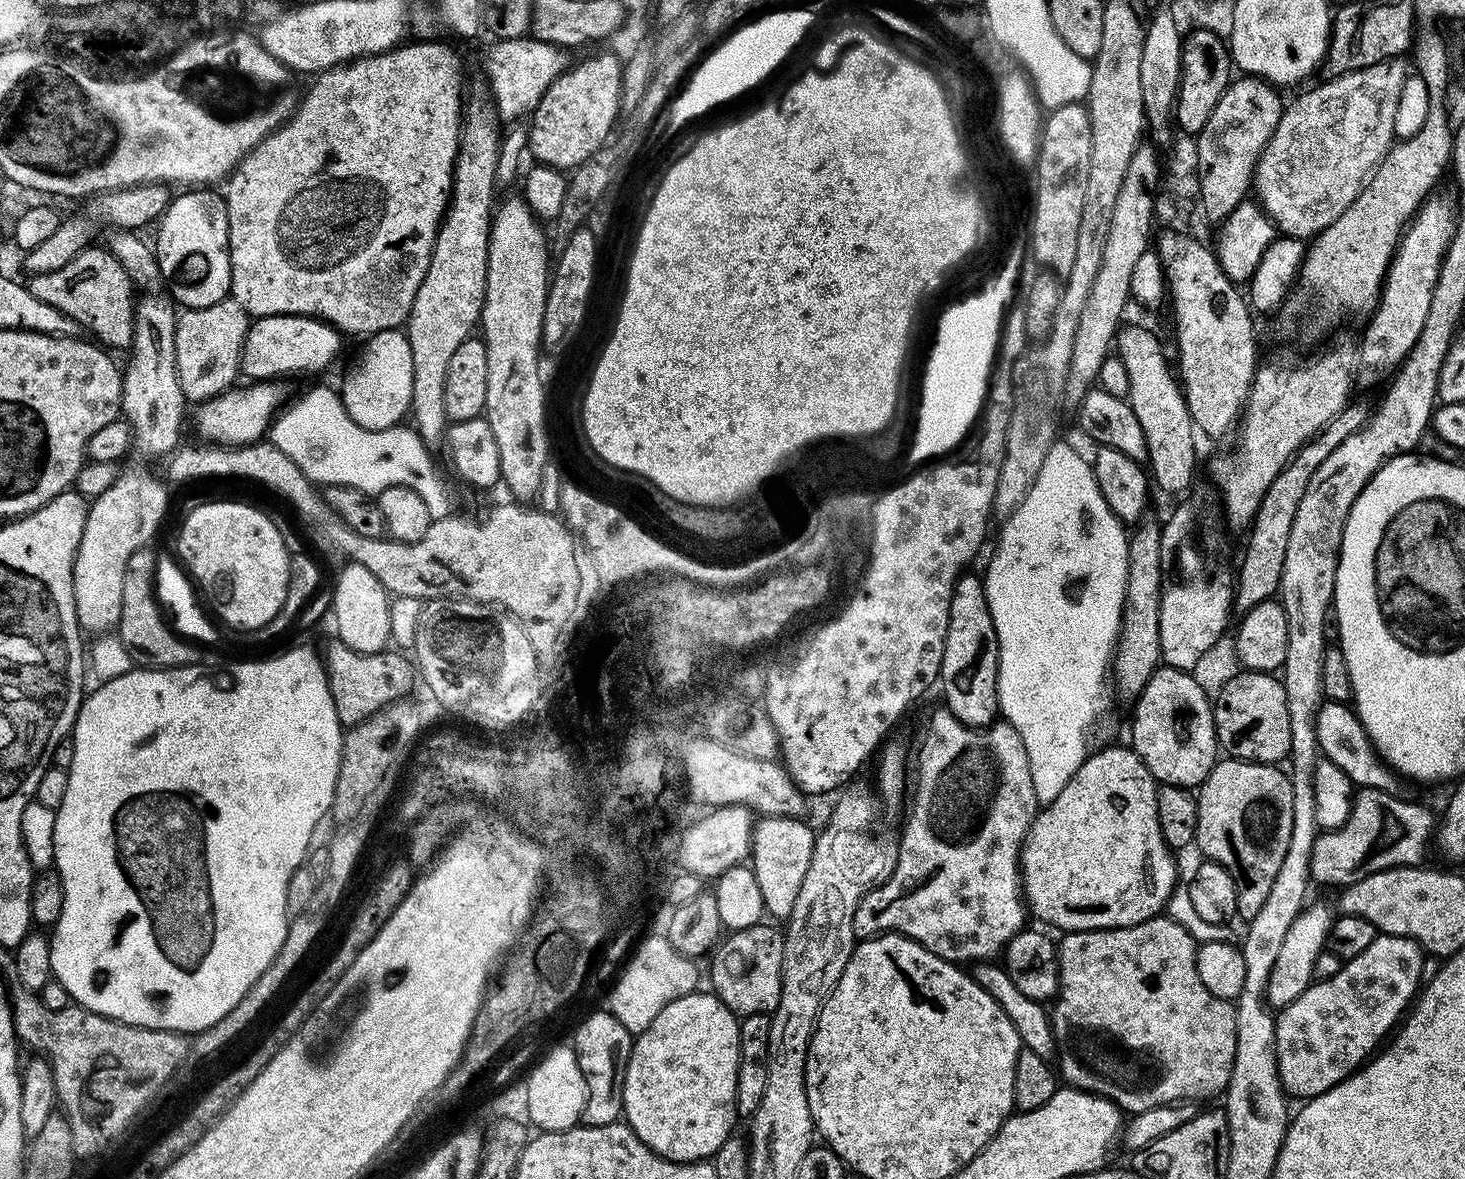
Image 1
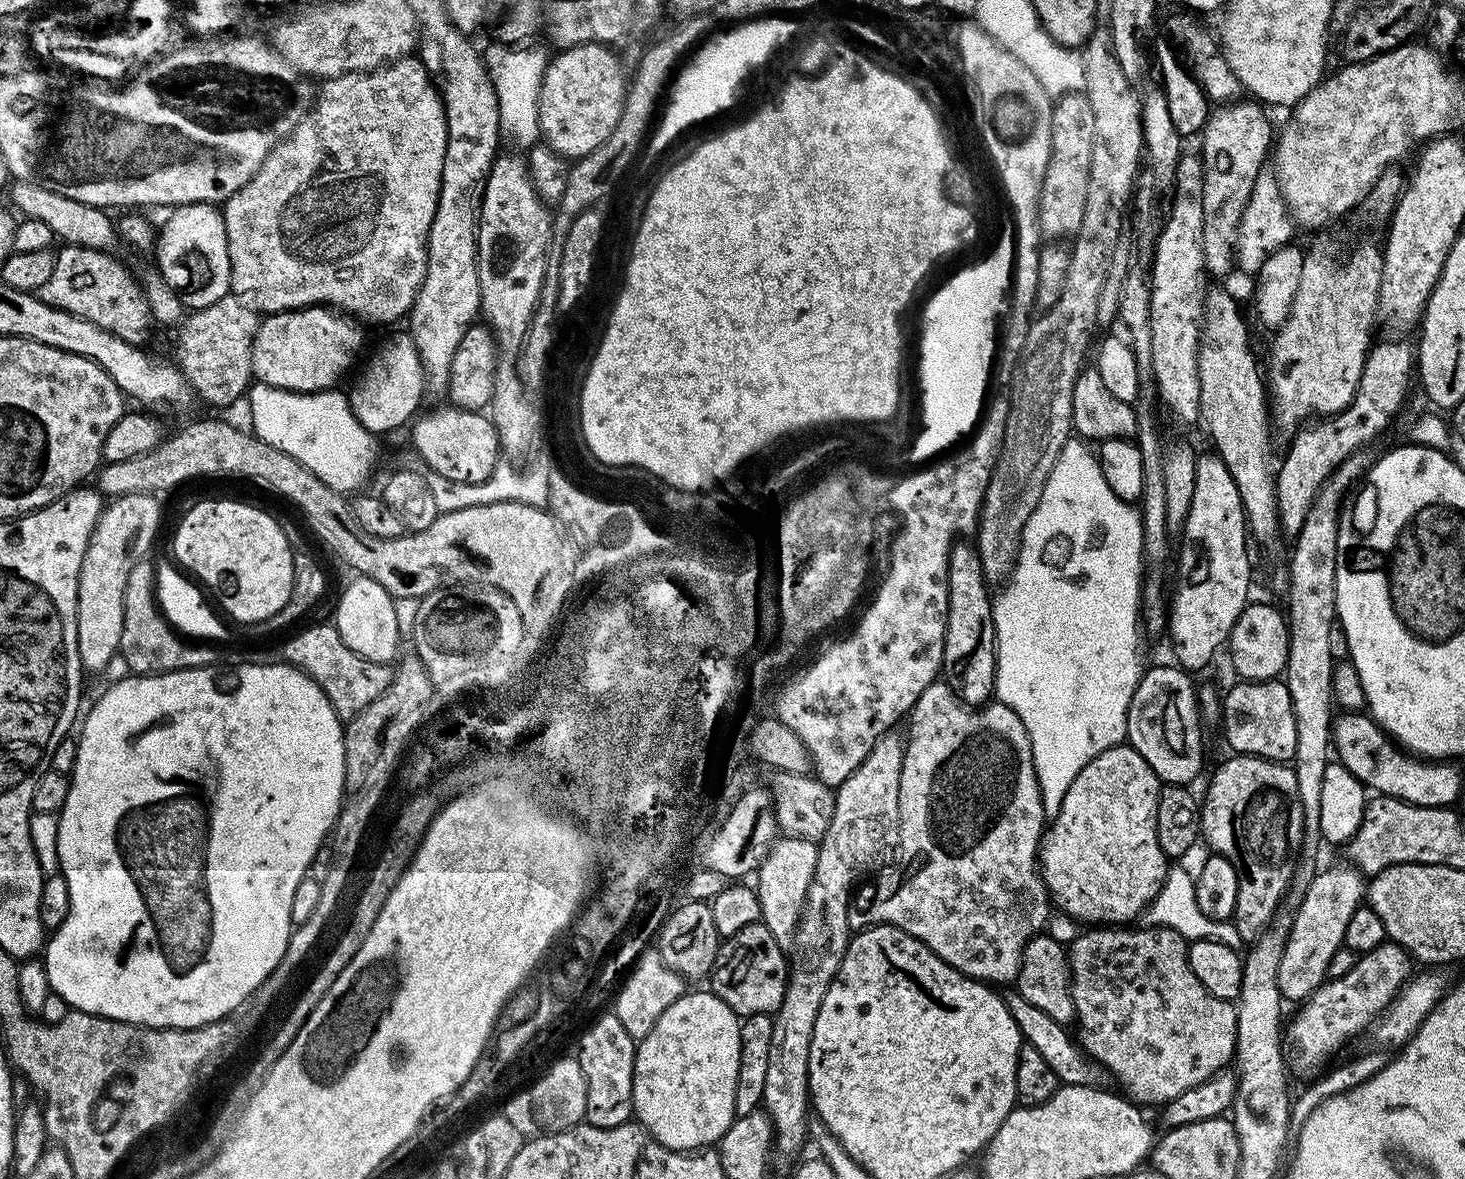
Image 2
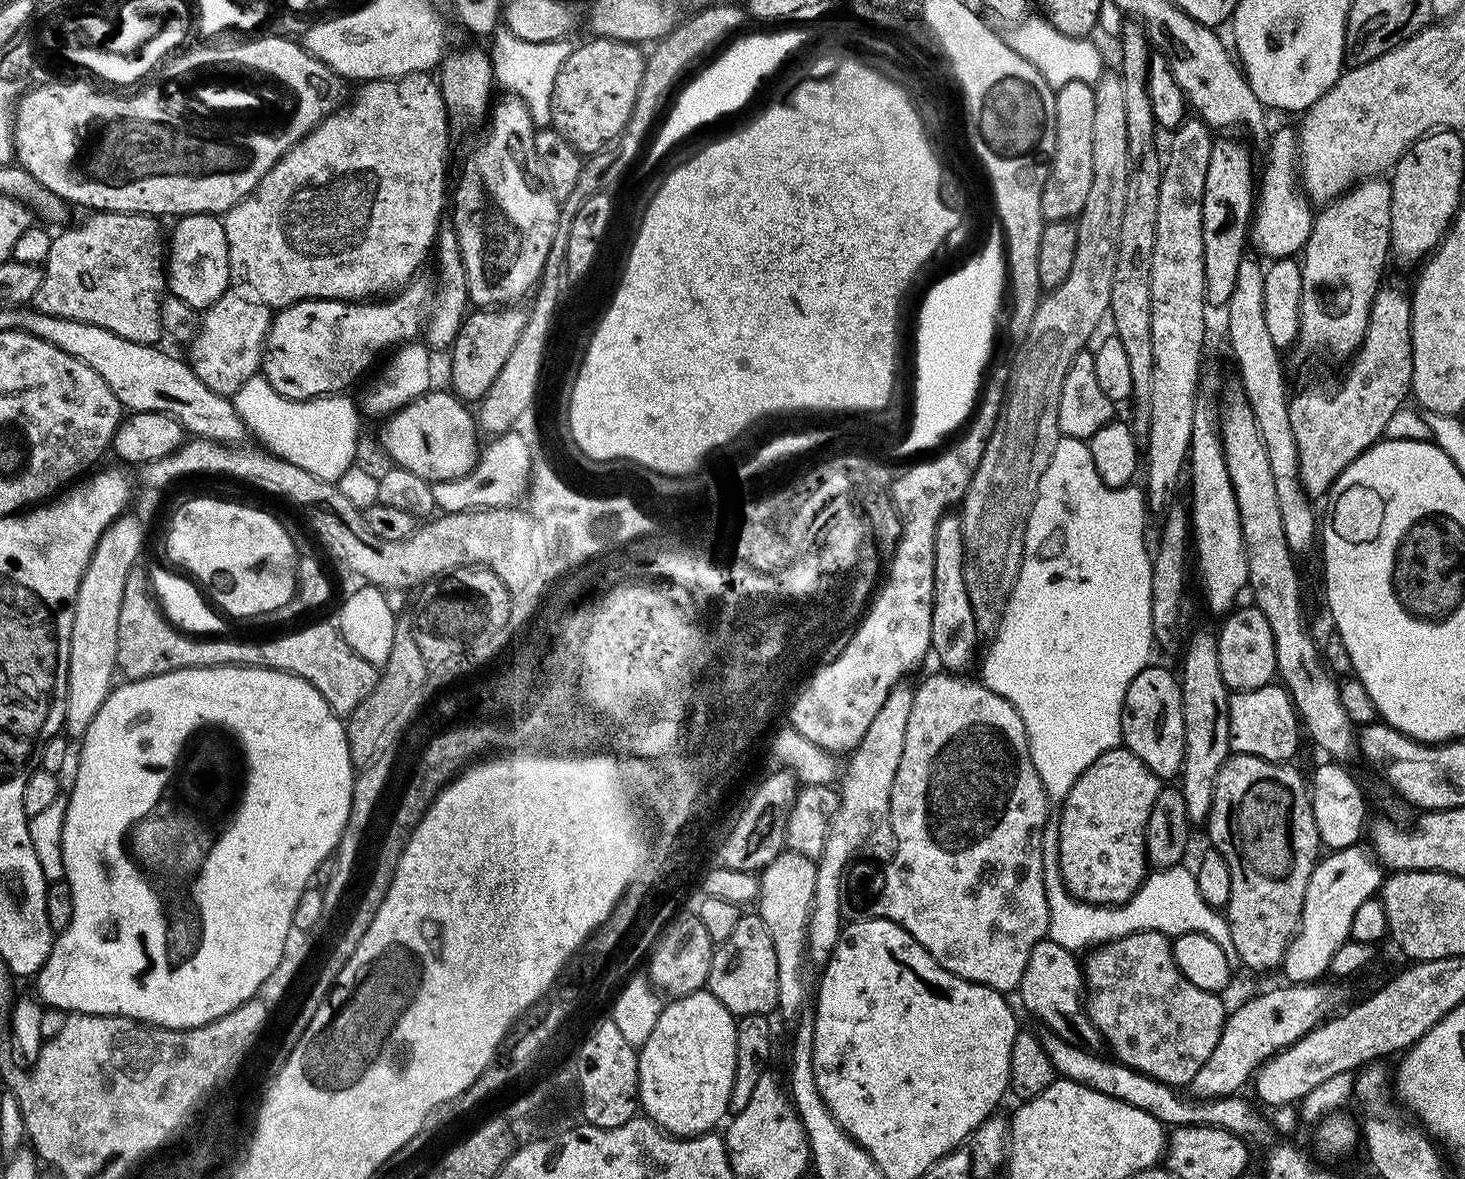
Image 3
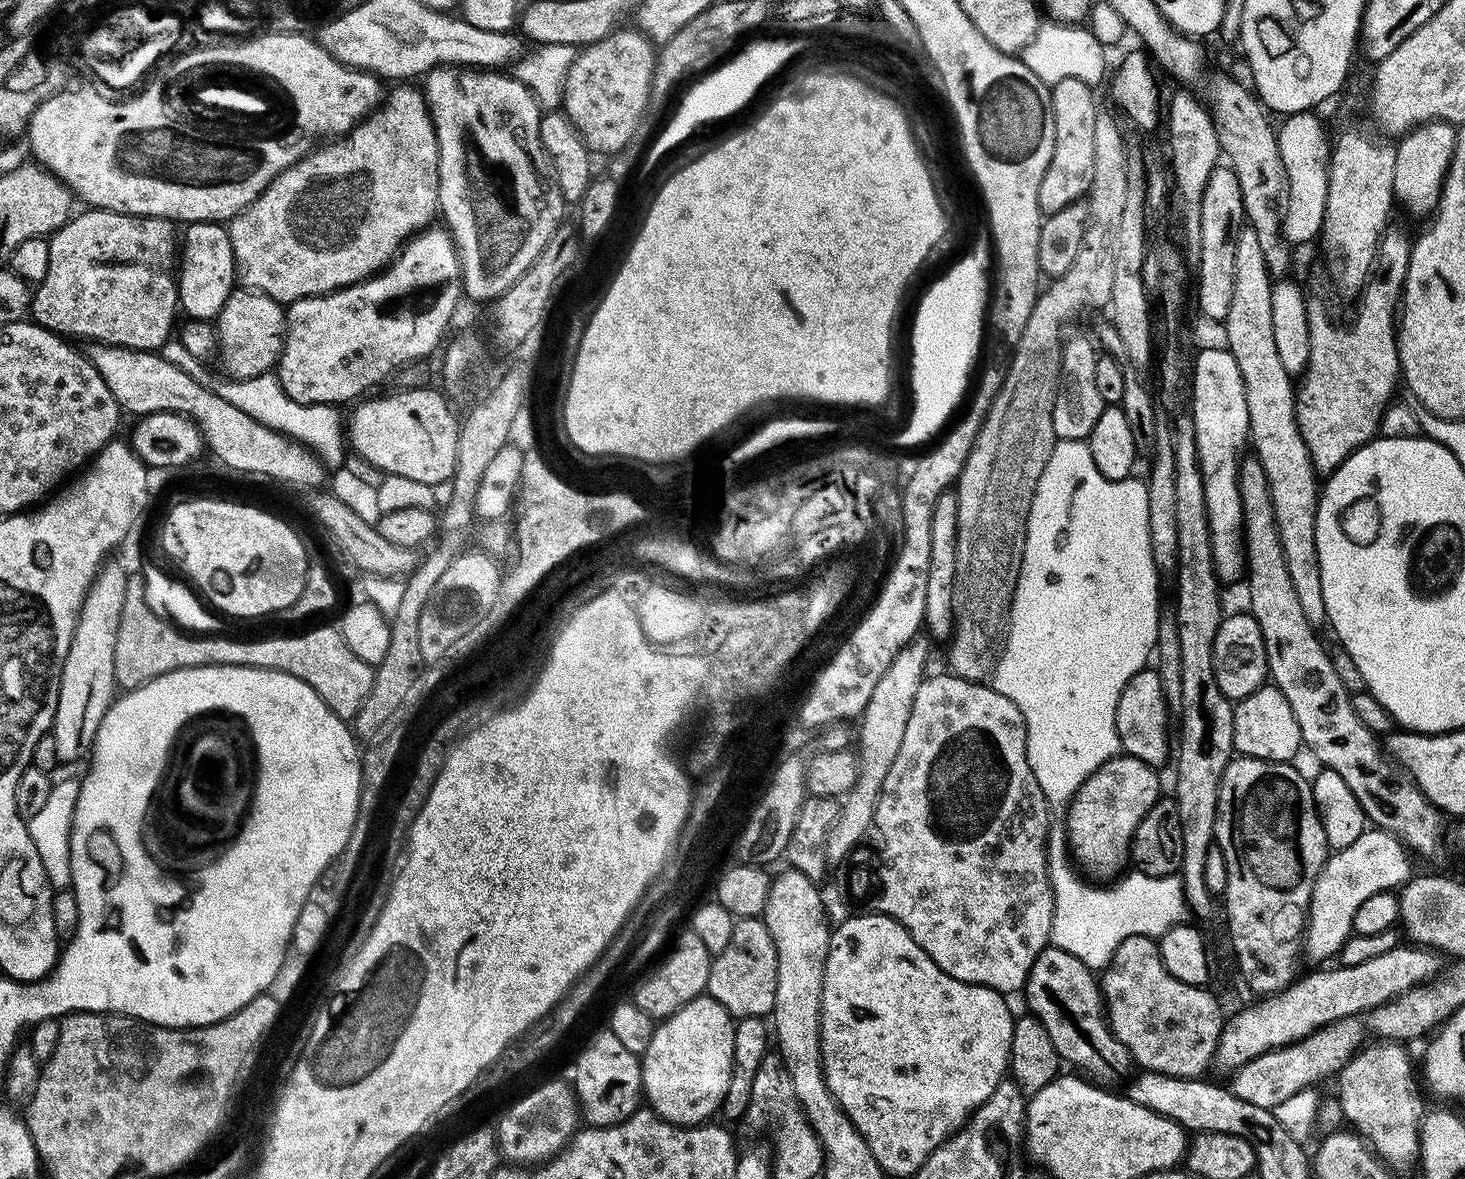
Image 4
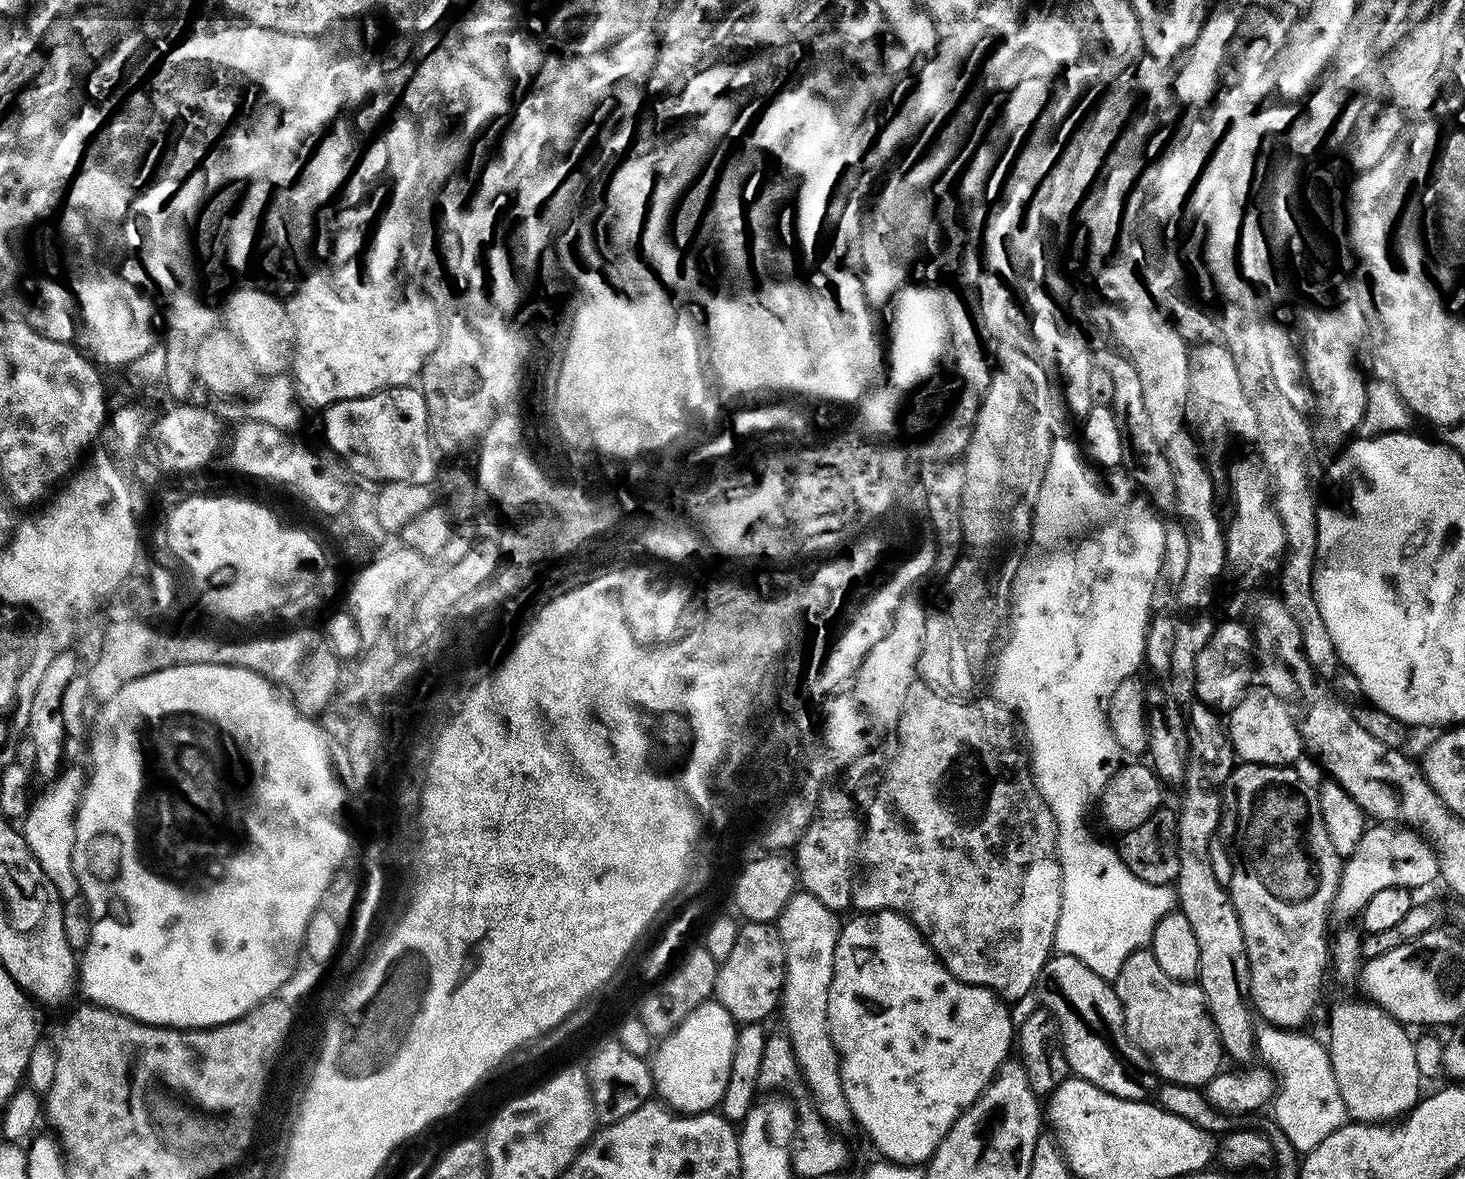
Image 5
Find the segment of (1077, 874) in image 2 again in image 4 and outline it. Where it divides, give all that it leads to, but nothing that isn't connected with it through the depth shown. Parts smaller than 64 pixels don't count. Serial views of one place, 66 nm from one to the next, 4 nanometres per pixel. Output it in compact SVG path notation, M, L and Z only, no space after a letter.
M1121 754L1113 756L1098 770L1094 770L1094 774L1090 774L1090 778L1076 791L1076 797L1066 809L1066 843L1073 861L1085 873L1088 871L1089 877L1115 877L1125 871L1138 822L1146 818L1146 814L1162 796L1156 772L1153 765Z

